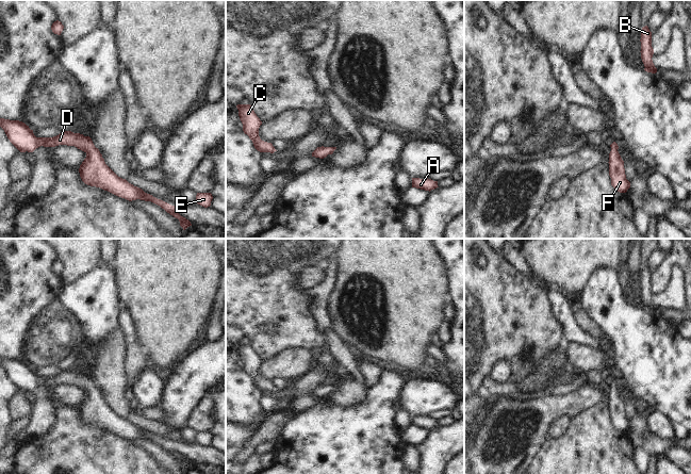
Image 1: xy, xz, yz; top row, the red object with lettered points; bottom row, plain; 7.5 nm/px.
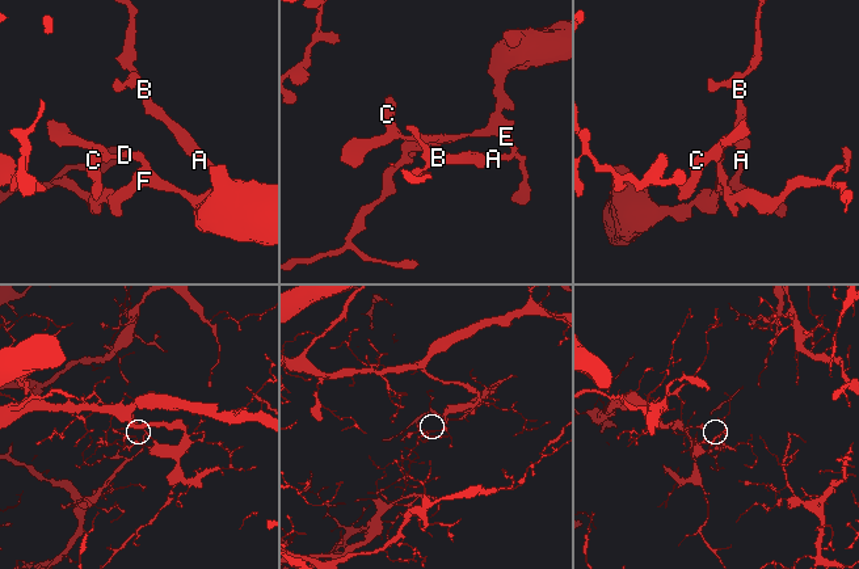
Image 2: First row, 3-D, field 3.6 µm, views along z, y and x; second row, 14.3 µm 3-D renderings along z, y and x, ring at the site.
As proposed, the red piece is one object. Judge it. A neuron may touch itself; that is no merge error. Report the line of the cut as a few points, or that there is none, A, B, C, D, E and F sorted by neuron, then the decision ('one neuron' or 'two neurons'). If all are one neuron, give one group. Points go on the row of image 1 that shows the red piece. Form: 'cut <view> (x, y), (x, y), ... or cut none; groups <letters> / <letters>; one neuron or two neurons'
cut none; groups A B C D E F; one neuron

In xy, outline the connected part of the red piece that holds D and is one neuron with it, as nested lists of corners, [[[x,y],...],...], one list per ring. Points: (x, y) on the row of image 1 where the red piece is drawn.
[[[0,118],[0,127],[4,130],[10,142],[20,152],[33,152],[36,148],[55,147],[59,145],[75,146],[86,153],[86,158],[79,168],[82,181],[91,186],[100,187],[129,201],[141,199],[151,201],[167,213],[178,218],[180,226],[185,230],[192,226],[191,222],[181,216],[171,206],[161,199],[145,193],[142,189],[118,177],[104,162],[99,149],[95,147],[89,136],[65,131],[53,137],[36,137],[33,130],[24,122]]]

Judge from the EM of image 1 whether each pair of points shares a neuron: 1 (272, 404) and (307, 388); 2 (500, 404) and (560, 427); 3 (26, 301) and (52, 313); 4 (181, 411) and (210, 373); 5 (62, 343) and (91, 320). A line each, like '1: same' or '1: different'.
1: different
2: different
3: different
4: same
5: different

